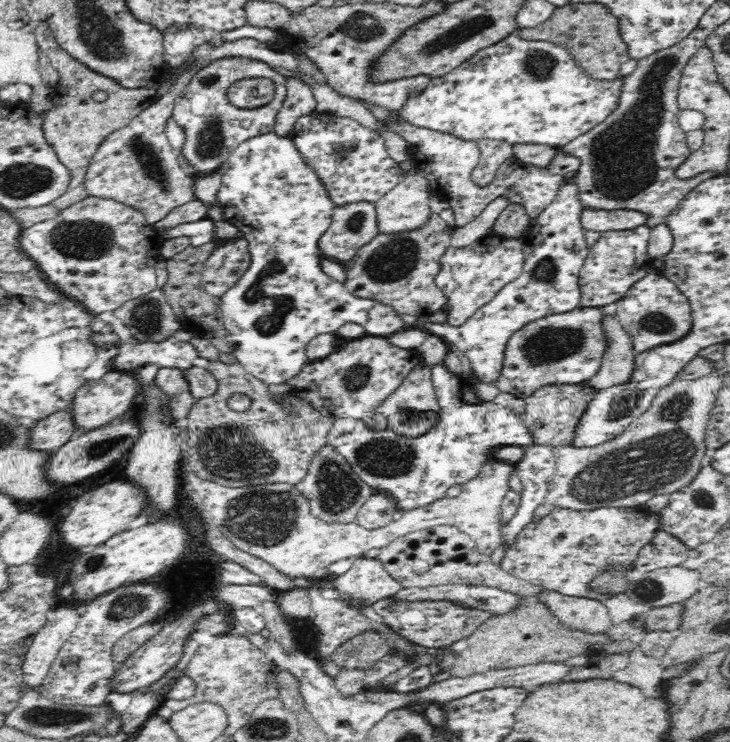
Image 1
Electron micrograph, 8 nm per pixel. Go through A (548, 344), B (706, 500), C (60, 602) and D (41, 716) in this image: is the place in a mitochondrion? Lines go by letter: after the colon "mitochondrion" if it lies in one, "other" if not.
A: mitochondrion
B: mitochondrion
C: other
D: mitochondrion

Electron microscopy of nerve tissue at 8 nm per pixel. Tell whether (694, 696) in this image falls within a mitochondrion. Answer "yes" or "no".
no

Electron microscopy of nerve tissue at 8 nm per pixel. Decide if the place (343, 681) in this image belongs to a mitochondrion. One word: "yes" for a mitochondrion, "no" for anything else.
no

